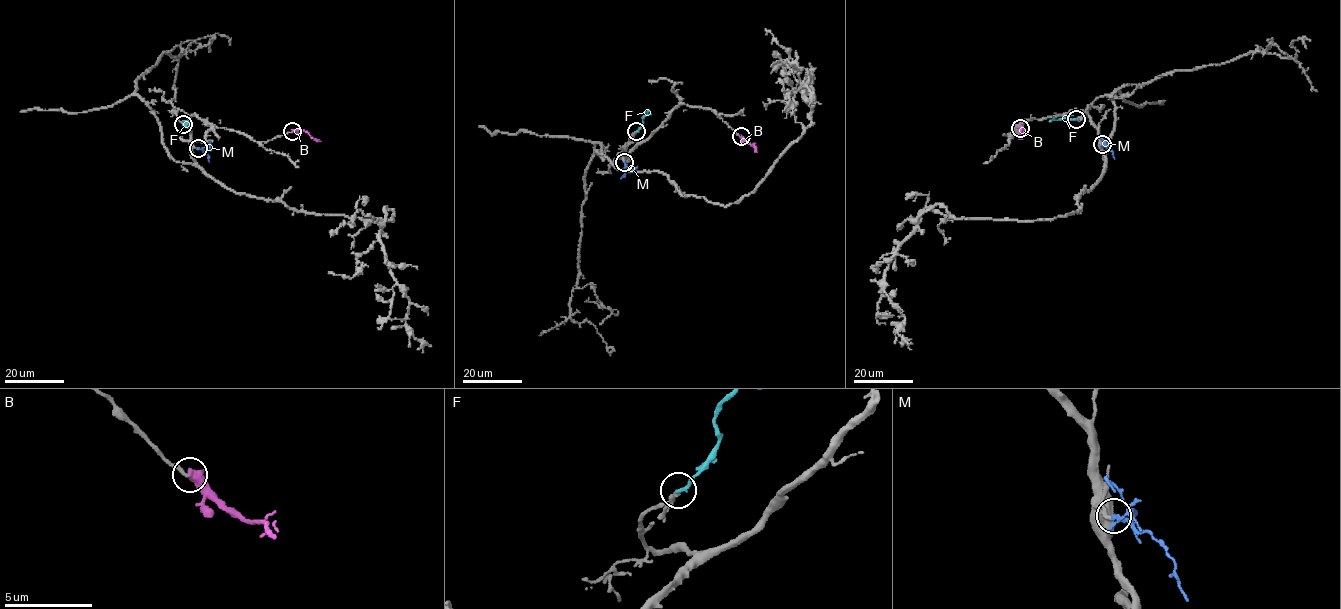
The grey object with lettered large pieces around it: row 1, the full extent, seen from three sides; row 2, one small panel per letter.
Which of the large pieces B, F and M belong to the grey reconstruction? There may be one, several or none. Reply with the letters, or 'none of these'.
F, M

